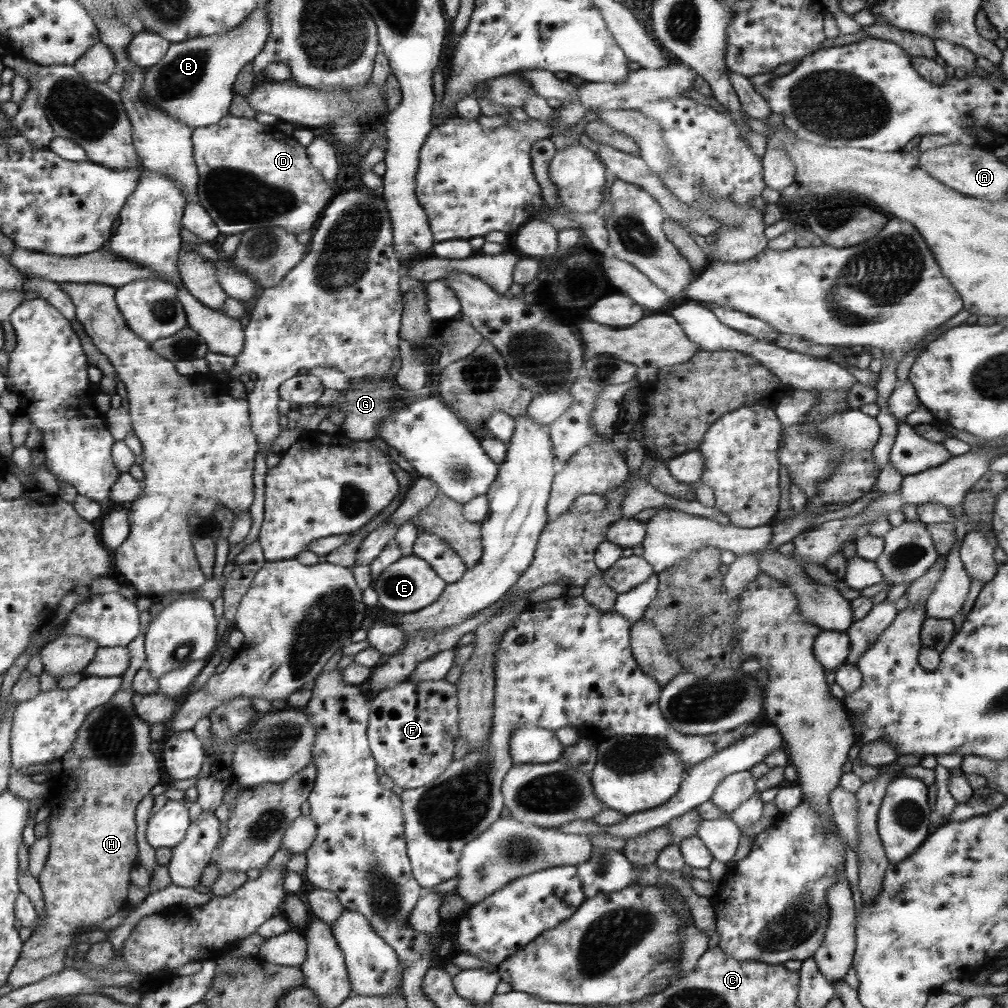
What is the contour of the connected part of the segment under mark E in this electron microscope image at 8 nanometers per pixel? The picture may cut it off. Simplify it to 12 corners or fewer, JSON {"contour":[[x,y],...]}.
{"contour":[[413,553],[372,581],[378,605],[412,613],[435,602],[446,582]]}

